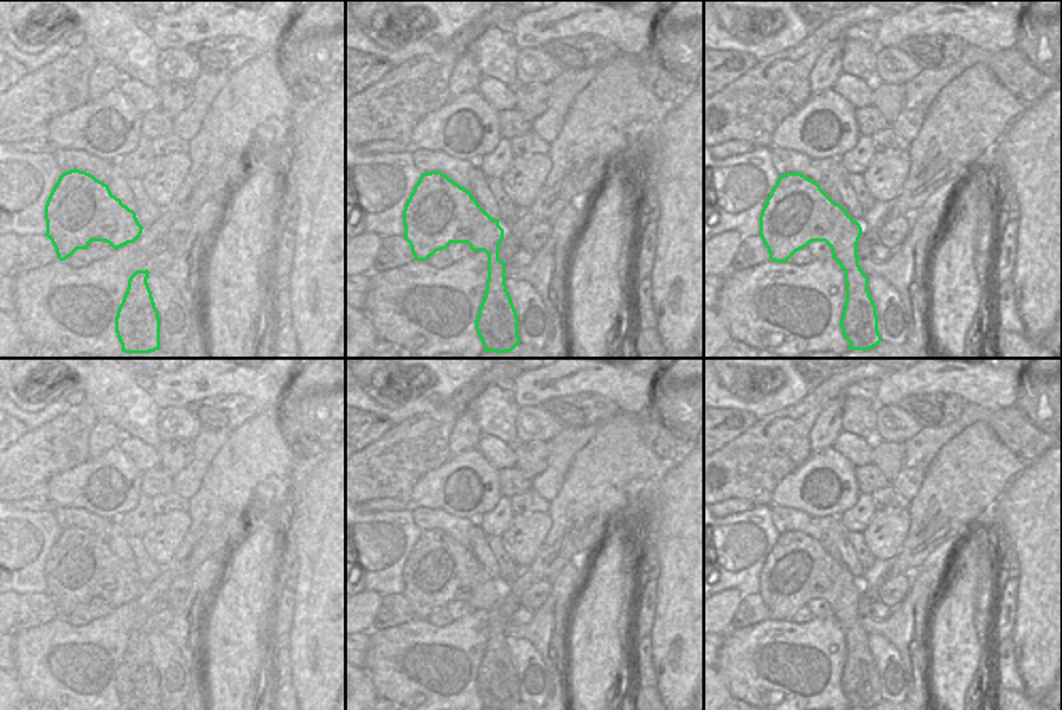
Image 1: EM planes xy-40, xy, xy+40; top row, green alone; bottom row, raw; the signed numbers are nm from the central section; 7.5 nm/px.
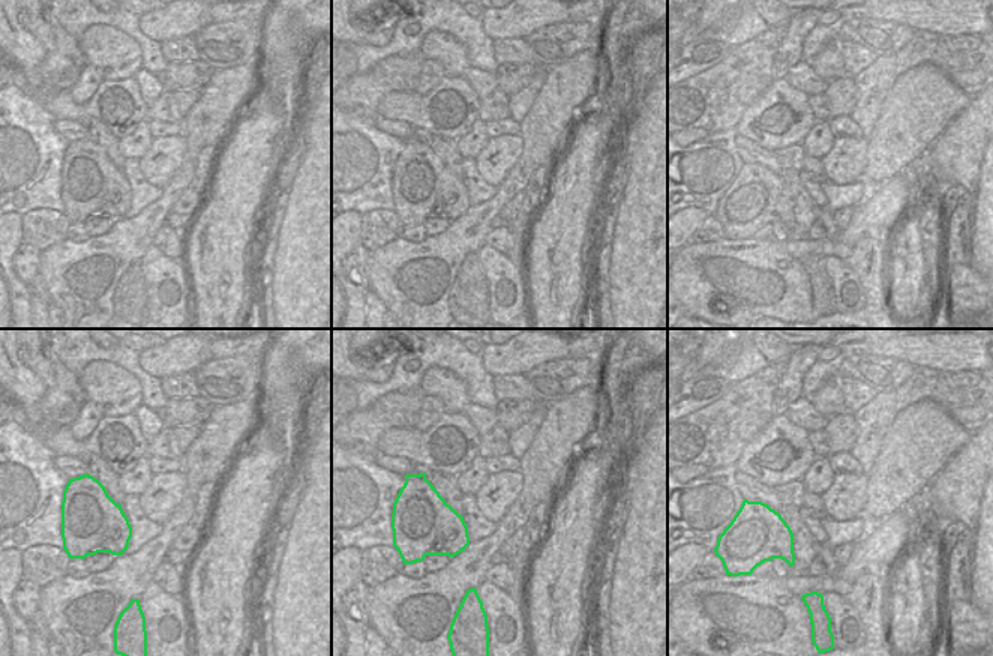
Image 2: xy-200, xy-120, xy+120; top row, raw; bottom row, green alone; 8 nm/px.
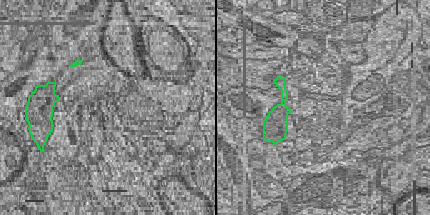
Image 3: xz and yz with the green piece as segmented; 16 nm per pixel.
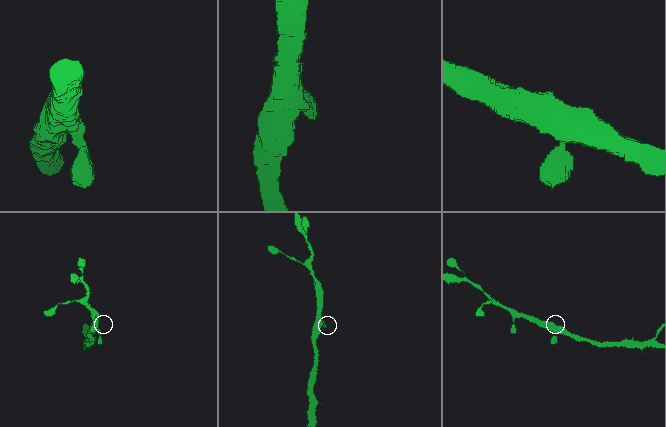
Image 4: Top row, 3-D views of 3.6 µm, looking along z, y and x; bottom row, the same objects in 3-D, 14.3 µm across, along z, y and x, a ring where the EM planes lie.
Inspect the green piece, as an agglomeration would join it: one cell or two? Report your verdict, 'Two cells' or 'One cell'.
One cell.

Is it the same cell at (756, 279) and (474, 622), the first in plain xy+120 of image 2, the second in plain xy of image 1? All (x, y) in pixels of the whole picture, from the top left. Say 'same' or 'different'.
same

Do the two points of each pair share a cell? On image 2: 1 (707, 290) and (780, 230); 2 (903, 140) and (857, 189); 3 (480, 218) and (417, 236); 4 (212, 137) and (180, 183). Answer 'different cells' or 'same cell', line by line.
1: different cells
2: different cells
3: different cells
4: same cell

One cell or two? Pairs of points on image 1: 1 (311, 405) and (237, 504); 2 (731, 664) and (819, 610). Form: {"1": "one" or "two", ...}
{"1": "two", "2": "two"}

